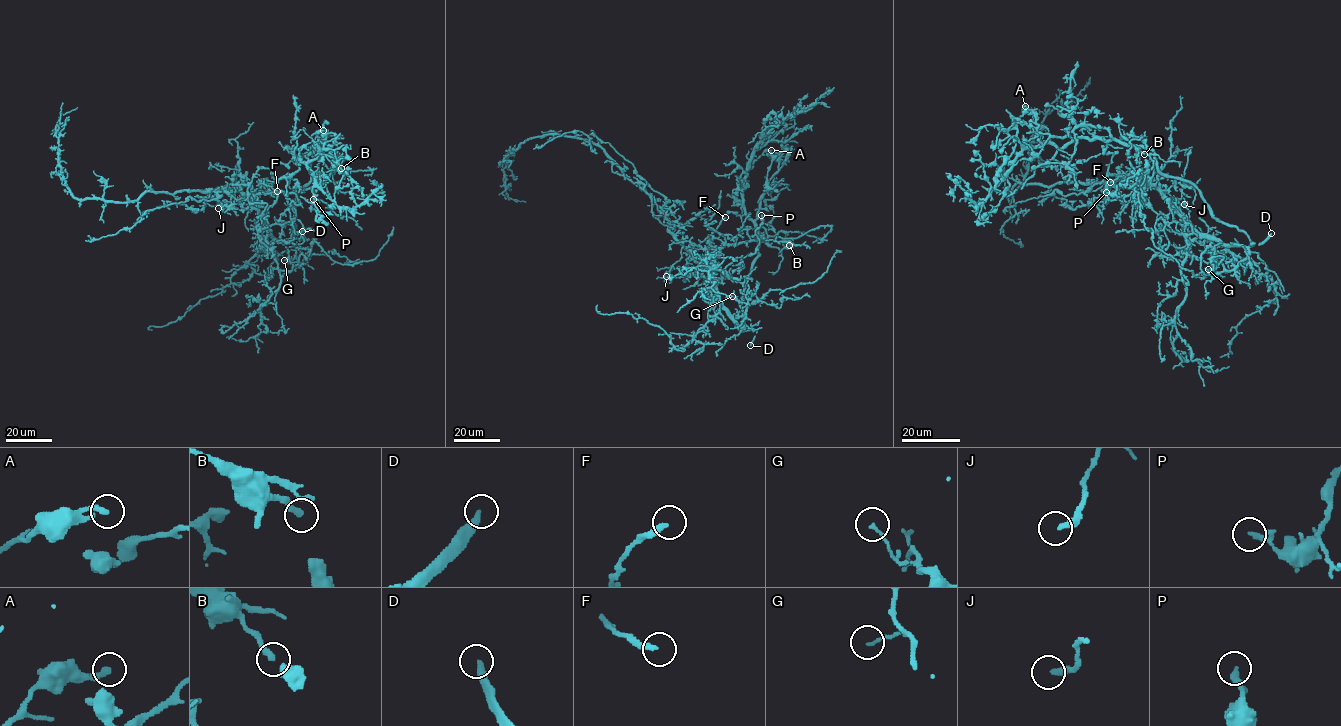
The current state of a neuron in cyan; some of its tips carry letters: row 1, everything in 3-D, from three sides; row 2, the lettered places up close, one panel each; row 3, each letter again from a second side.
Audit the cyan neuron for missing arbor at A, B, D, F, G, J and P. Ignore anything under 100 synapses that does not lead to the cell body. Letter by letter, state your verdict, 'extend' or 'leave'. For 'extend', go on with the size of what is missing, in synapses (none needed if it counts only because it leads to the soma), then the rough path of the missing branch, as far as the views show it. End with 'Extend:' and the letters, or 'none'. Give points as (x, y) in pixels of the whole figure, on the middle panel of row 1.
A: leave
B: leave
D: extend | (750, 345), (756, 353), (775, 352), (765, 355)
F: leave
G: leave
J: leave
P: leave
Extend: D

